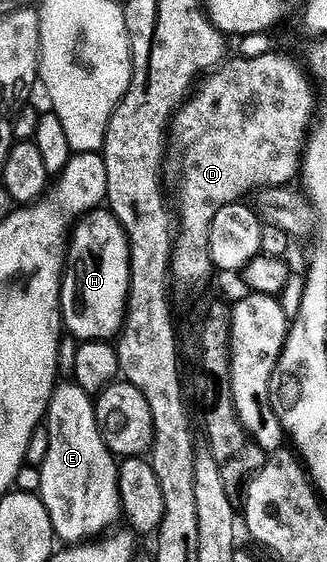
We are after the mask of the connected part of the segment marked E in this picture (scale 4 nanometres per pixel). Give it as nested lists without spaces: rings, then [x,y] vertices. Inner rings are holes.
[[[73,380],[56,383],[47,406],[46,428],[47,453],[44,454],[43,465],[39,468],[40,488],[37,488],[37,495],[43,501],[45,510],[49,510],[56,537],[64,545],[74,546],[110,533],[116,527],[114,524],[120,523],[123,514],[118,486],[120,461],[111,453],[99,430],[92,395]]]

